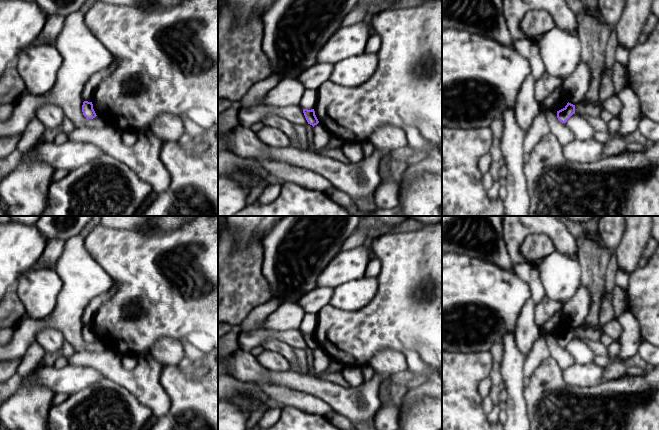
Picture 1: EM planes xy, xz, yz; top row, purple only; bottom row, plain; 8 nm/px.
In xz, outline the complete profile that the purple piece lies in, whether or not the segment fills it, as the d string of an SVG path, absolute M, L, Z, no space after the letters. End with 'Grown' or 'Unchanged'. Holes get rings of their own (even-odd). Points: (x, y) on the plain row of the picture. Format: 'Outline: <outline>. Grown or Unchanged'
Outline: M303 333L304 340L308 346L308 348L312 349L313 351L319 347L314 333L308 334L308 333Z. Unchanged

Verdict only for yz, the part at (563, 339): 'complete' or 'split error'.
complete

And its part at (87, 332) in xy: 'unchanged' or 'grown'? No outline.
unchanged

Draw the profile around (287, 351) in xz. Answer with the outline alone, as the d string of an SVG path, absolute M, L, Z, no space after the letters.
M268 340L262 345L262 347L265 350L276 351L282 354L291 364L292 369L297 369L302 367L302 364L299 358L297 357L294 349L285 342L278 340Z

